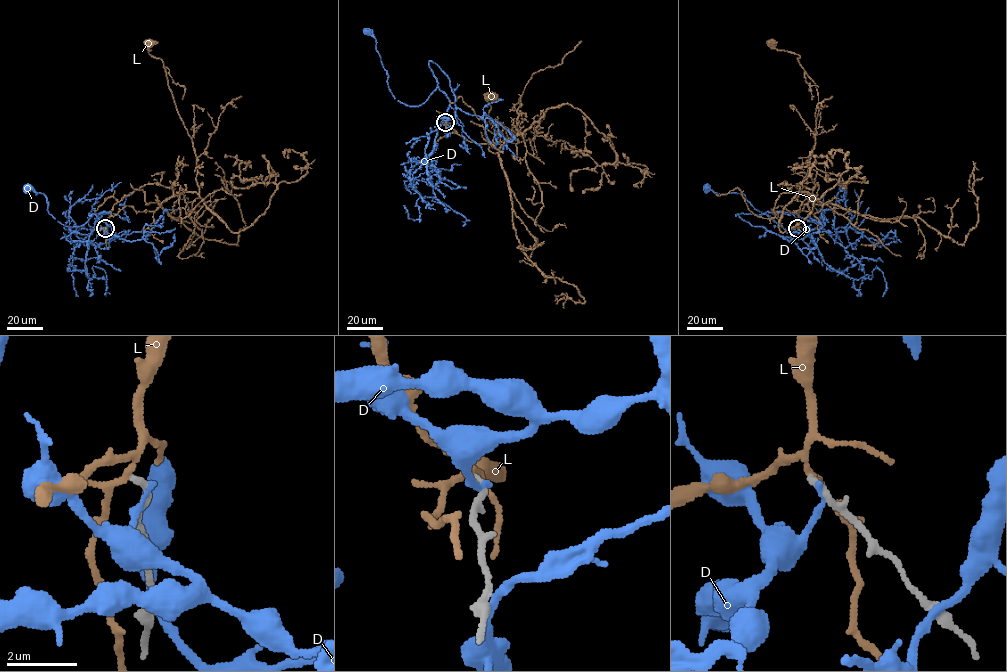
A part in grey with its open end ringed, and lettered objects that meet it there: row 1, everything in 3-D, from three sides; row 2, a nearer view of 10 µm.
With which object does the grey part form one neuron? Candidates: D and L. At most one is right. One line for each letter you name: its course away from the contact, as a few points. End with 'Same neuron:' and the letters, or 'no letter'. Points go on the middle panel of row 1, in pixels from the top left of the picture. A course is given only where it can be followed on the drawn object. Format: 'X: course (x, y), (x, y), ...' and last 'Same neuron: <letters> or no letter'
Same neuron: no letter

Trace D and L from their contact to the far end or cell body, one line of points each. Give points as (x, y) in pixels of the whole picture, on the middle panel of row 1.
D: (446, 123), (456, 106), (447, 75), (429, 60), (435, 90), (417, 106), (400, 102), (367, 31)
L: (445, 122), (485, 144), (513, 138), (538, 121), (531, 140), (511, 142), (502, 123), (489, 122), (490, 96)

